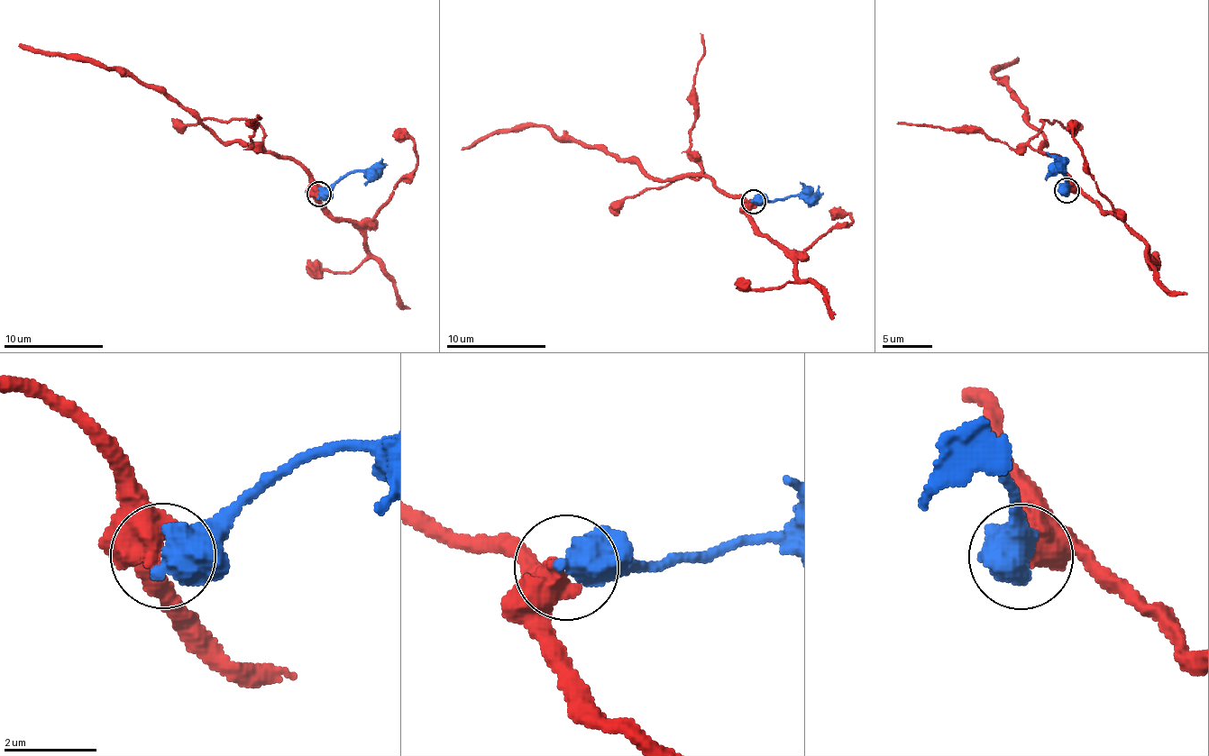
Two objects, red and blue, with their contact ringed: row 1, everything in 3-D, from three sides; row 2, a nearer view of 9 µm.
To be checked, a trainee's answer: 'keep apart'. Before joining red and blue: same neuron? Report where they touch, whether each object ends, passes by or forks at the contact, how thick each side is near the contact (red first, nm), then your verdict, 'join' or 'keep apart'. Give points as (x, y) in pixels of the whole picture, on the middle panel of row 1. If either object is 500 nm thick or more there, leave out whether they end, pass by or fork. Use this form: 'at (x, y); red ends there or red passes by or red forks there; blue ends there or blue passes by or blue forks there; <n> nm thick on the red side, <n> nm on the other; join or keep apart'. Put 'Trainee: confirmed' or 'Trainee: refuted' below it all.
at (754, 202); 650 nm thick on the red side, 800 nm on the other; keep apart
Trainee: confirmed

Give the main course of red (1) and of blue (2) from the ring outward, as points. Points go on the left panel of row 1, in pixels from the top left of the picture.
1: (318, 194), (297, 163), (223, 142), (196, 116), (133, 78), (19, 44)
2: (318, 194), (328, 193), (351, 173), (372, 170), (382, 158)

